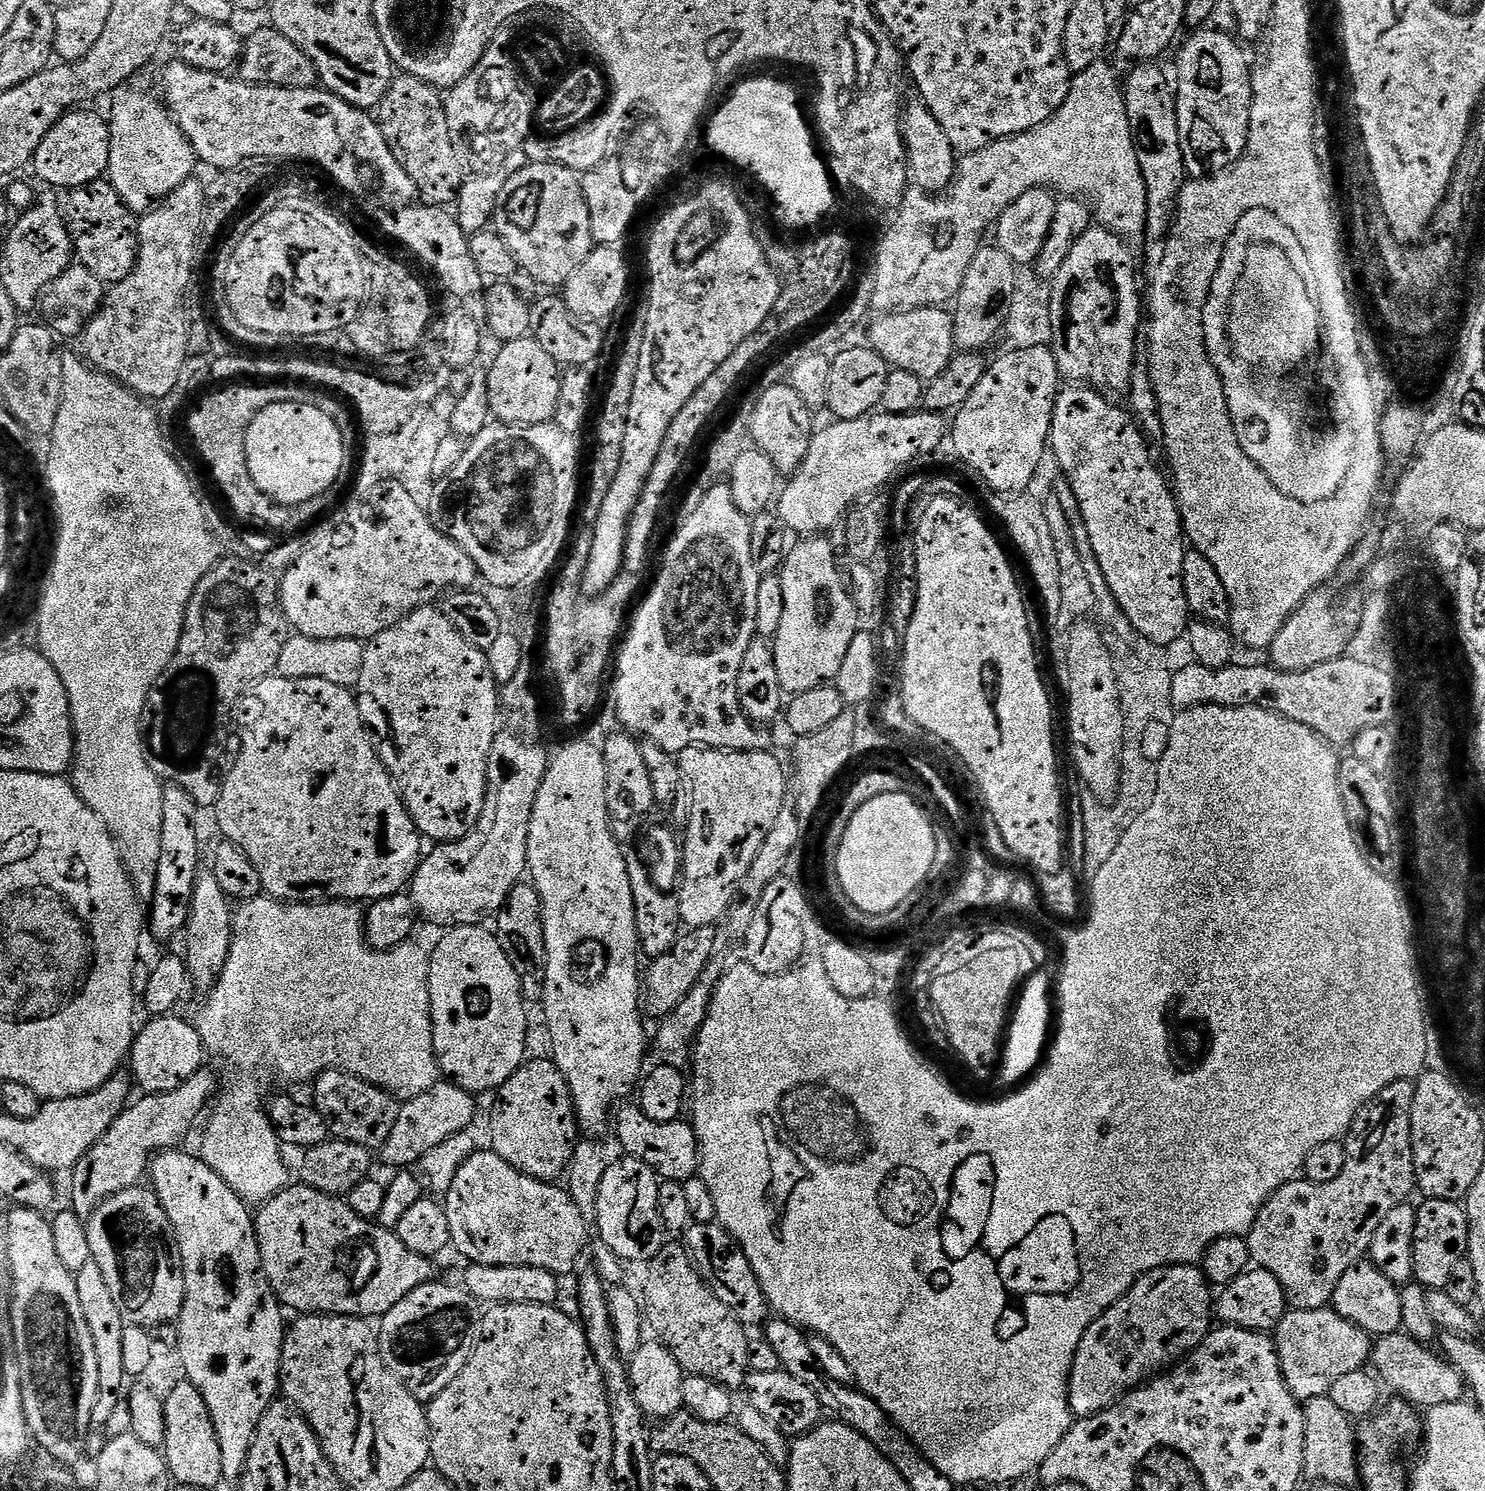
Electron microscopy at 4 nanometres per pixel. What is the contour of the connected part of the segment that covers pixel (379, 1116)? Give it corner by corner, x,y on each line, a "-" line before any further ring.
329,1070
316,1077
315,1107
328,1120
333,1137
349,1140
369,1150
379,1149
390,1138
394,1122
398,1122
401,1101
384,1088
374,1086
360,1076
351,1076
348,1072

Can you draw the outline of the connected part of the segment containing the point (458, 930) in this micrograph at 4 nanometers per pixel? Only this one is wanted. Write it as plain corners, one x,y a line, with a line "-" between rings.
462,924
452,926
447,929
448,932
436,944
436,949
431,949
428,962
428,993
432,1003
432,1037
434,1038
434,1050
436,1051
436,1060
440,1064
440,1071
451,1083
457,1084
459,1088
465,1088
467,1092
481,1094
498,1090
504,1083
515,1074
520,1065
525,1063
526,1055
524,1051
528,1048
528,1008
524,998
524,986
508,957
508,948
502,943
501,937
495,931
487,932
487,927
479,924

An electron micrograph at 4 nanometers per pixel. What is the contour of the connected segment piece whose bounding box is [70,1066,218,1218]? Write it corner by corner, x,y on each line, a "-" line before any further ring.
205,1066
194,1078
182,1082
178,1090
153,1092
141,1095
140,1101
129,1103
110,1130
98,1138
95,1146
76,1165
72,1176
71,1211
81,1218
91,1218
98,1208
114,1194
135,1188
145,1179
154,1157
169,1150
176,1150
192,1132
196,1119
203,1117
204,1103
217,1095
216,1076

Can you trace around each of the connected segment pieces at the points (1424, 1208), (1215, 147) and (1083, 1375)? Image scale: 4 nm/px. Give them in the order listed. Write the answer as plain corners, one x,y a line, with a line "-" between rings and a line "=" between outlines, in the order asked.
1429,1200
1416,1208
1414,1246
1412,1247
1412,1275
1415,1283
1427,1290
1447,1289
1452,1281
1454,1266
1468,1255
1468,1213
1463,1203
1455,1200
=
1204,26
1190,36
1184,45
1179,45
1180,57
1176,60
1176,68
1180,71
1180,81
1174,84
1176,113
1185,169
1191,175
1193,172
1203,177
1204,168
1216,172
1212,174
1220,174
1245,159
1253,69
1248,68
1248,60
1234,37
1215,32
1212,26
=
1171,1264
1165,1268
1155,1268
1153,1272
1144,1273
1144,1275
1140,1277
1140,1281
1138,1281
1122,1299
1118,1302
1114,1302
1114,1306
1107,1308
1105,1312
1088,1327
1086,1334
1082,1338
1082,1342
1078,1346
1076,1357
1072,1363
1072,1373
1068,1375
1068,1404
1072,1407
1073,1417
1083,1418
1093,1416
1099,1412
1105,1412
1111,1404
1116,1403
1117,1400
1128,1395
1132,1389
1141,1387
1149,1378
1171,1369
1173,1365
1183,1360
1187,1353
1191,1352
1193,1348
1197,1348
1198,1345
1208,1337
1209,1331
1213,1327
1212,1320
1214,1321
1214,1288
1213,1285
1208,1283
1208,1277
1205,1276
1203,1267
1197,1266
1196,1264

